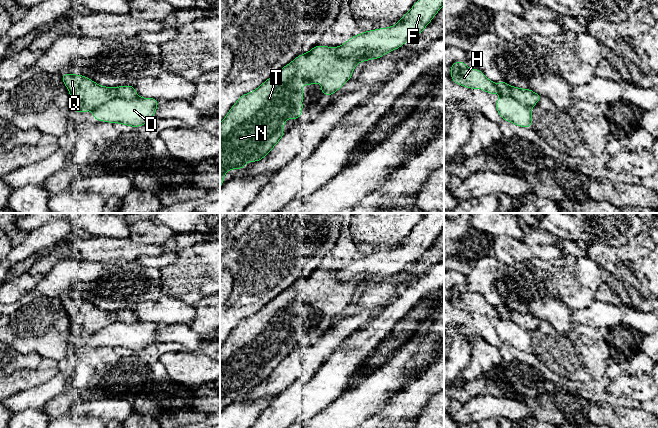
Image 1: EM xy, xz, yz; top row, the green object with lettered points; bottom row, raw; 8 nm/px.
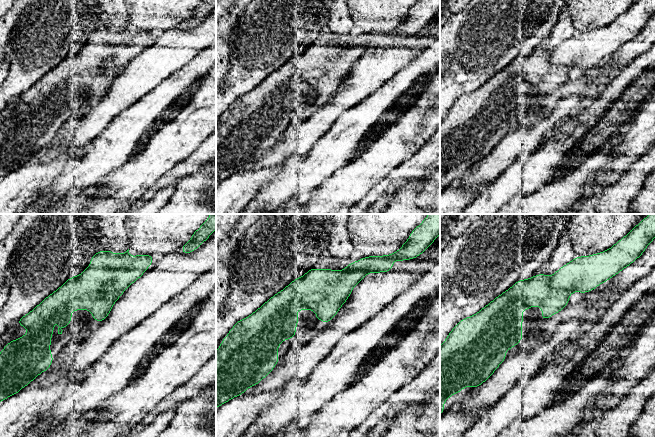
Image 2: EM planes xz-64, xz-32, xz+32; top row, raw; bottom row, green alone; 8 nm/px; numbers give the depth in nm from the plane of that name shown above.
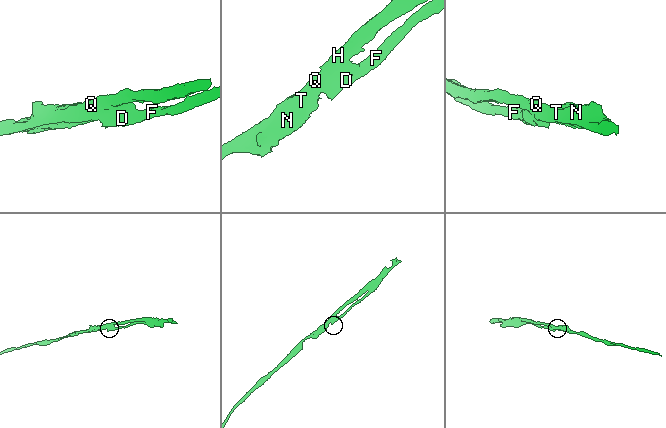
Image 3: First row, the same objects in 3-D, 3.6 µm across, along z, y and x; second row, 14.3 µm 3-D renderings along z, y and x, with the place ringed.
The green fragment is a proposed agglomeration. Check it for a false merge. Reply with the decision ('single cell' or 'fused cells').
fused cells

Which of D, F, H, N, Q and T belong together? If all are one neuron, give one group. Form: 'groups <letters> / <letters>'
groups D F / H N Q T

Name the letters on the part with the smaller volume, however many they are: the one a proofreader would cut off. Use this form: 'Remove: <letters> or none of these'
Remove: D, F

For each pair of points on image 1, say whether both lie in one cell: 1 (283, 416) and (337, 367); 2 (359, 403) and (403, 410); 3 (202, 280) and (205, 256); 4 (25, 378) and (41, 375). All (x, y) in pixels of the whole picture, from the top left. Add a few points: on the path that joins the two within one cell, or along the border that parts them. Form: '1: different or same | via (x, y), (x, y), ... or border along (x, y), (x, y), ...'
1: same | via (296, 403), (303, 401), (324, 380)
2: different | border along (386, 401), (377, 411)
3: same | via (202, 274), (205, 262)
4: same | via (29, 378), (37, 377)

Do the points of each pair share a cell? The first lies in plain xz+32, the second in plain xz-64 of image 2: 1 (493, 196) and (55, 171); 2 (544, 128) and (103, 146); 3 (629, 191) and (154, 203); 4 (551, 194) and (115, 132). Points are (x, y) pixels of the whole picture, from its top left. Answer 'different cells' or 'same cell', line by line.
1: different cells
2: different cells
3: different cells
4: different cells

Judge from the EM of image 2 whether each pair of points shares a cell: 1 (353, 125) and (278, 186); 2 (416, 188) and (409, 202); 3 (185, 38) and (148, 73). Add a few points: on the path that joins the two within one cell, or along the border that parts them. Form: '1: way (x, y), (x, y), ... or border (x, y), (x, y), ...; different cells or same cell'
1: way (334, 144), (301, 177), (297, 177); same cell
2: way (414, 191), (409, 199); same cell
3: way (176, 47), (157, 64); same cell

